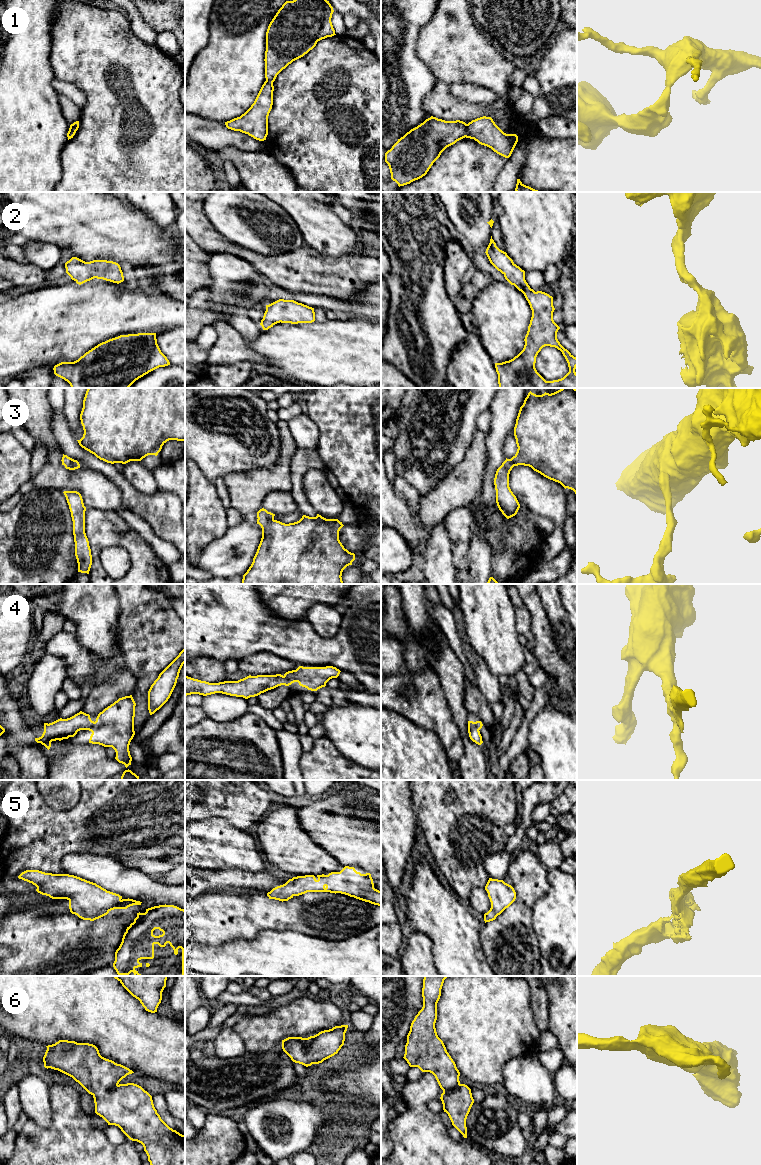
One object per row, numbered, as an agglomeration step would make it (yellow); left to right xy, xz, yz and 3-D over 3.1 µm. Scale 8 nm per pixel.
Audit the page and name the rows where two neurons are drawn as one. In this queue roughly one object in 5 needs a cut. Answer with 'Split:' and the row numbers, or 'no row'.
Split: 1

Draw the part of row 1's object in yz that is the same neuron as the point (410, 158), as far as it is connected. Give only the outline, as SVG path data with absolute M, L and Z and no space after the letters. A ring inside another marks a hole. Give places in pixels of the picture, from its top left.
M431 116L411 129L385 153L391 179L404 186L425 176L441 153L466 137L467 124Z

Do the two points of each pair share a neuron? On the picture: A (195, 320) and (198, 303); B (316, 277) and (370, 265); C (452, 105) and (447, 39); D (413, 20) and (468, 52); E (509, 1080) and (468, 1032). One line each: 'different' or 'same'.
A: same
B: same
C: different
D: different
E: different

